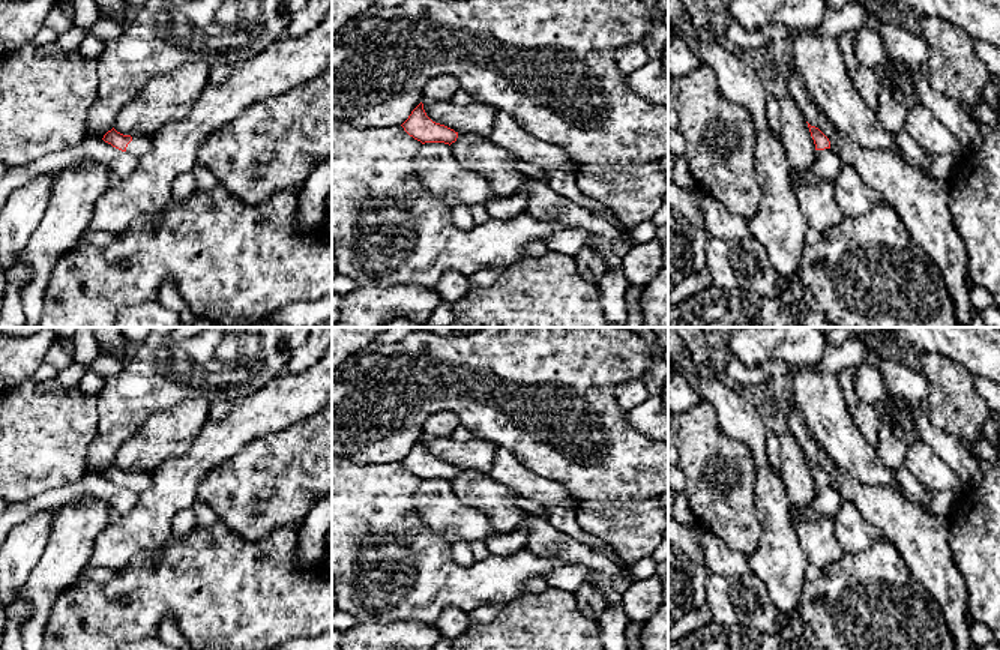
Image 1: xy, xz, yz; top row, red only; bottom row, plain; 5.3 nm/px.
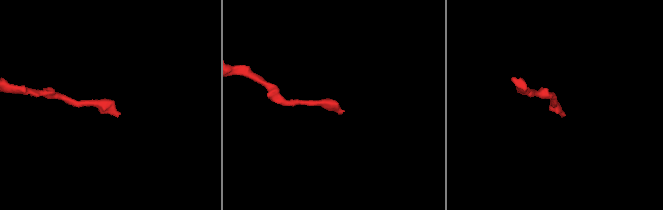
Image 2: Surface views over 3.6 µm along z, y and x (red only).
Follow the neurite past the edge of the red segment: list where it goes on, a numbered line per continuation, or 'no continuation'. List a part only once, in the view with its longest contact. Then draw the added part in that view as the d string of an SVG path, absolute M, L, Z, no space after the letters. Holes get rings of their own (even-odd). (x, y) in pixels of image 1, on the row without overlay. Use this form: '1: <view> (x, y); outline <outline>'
1: xy (140, 482); outline M132 473L132 477L128 480L126 488L137 495L141 495L144 491L152 486L152 473Z

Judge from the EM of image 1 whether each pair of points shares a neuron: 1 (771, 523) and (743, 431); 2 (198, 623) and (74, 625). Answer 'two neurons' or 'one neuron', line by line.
1: one neuron
2: one neuron

